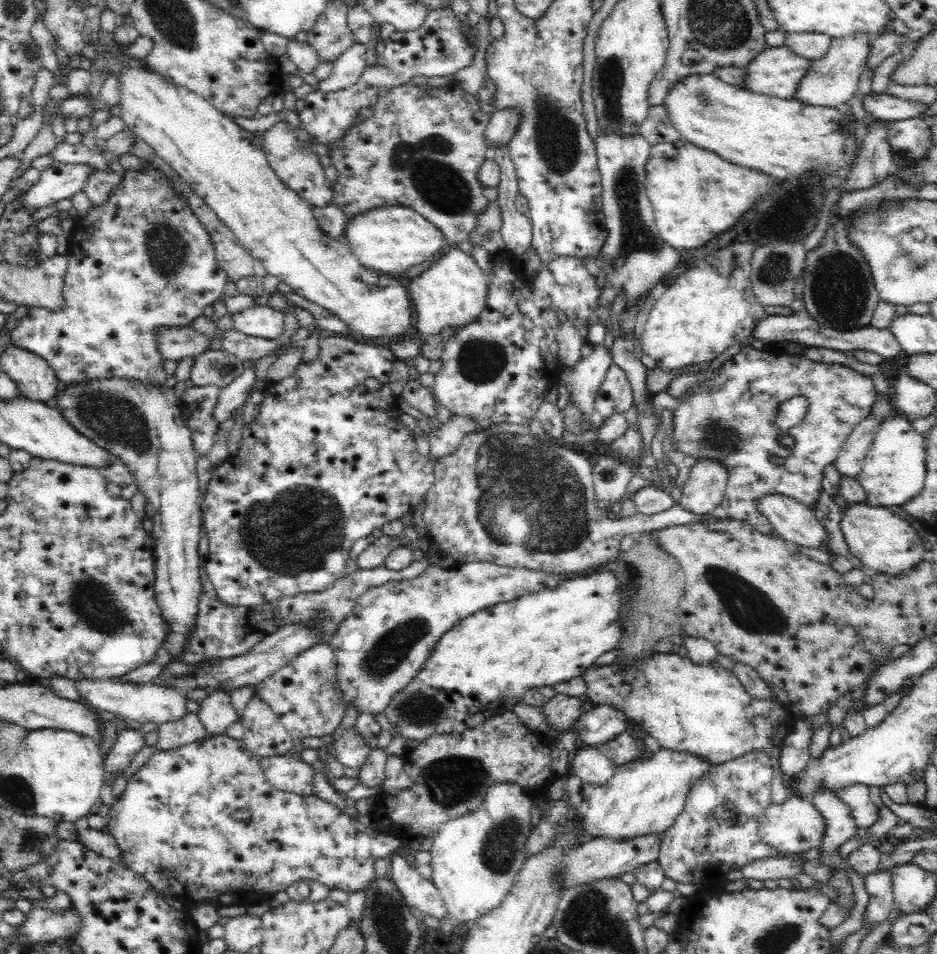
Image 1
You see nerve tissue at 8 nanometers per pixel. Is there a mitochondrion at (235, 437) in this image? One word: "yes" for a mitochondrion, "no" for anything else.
no

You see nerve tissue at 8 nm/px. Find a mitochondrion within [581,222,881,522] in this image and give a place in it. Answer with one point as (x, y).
(837, 285)

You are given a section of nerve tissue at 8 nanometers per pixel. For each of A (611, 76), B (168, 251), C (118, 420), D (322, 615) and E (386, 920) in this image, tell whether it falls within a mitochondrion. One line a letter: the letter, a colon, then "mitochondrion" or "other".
A: mitochondrion
B: mitochondrion
C: mitochondrion
D: mitochondrion
E: mitochondrion

